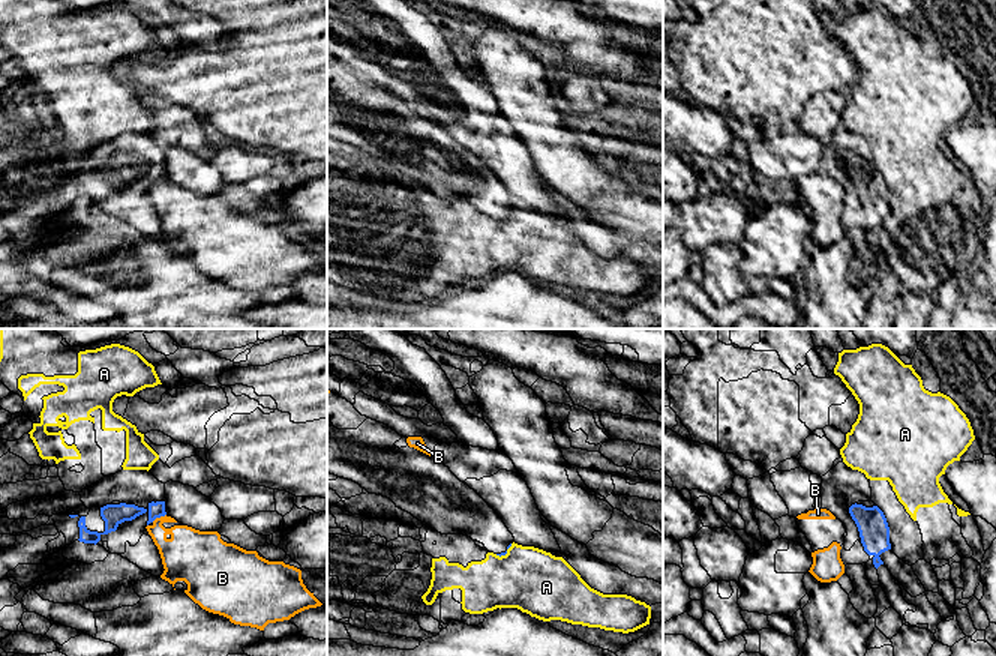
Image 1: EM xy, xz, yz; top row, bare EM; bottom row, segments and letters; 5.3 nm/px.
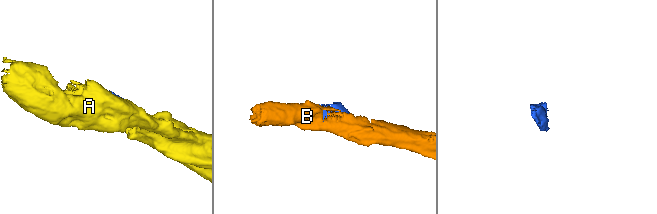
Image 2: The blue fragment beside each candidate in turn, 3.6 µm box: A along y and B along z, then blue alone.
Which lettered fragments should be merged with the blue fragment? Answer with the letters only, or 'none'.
none

